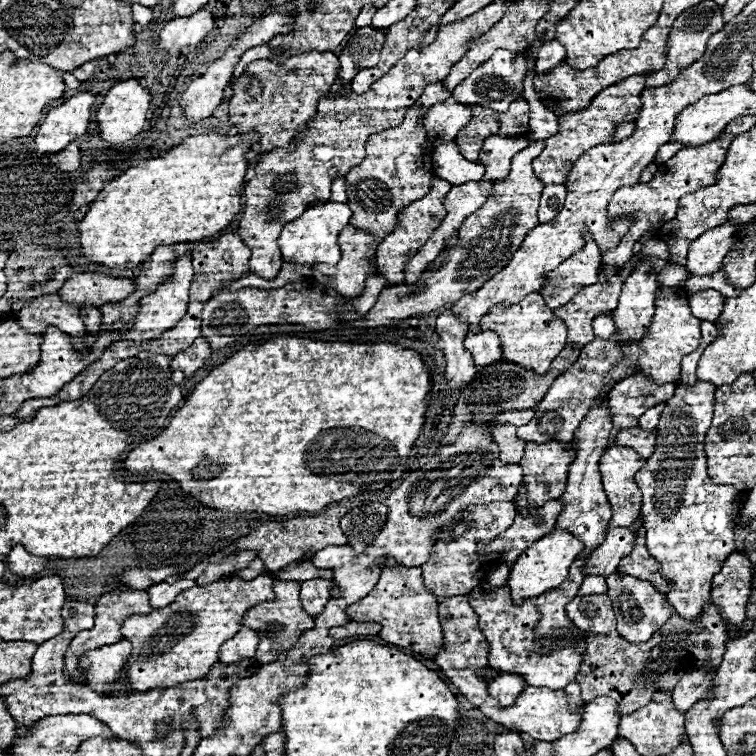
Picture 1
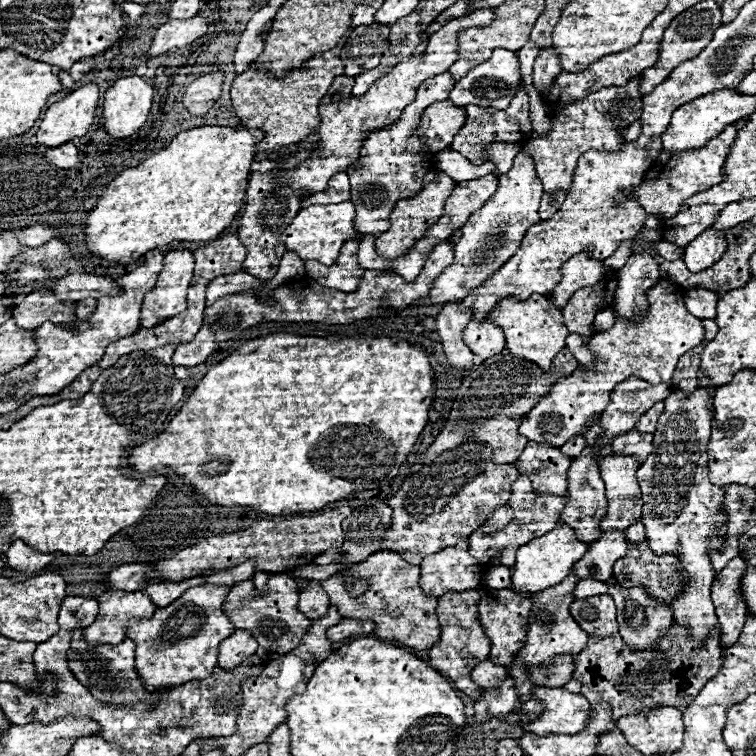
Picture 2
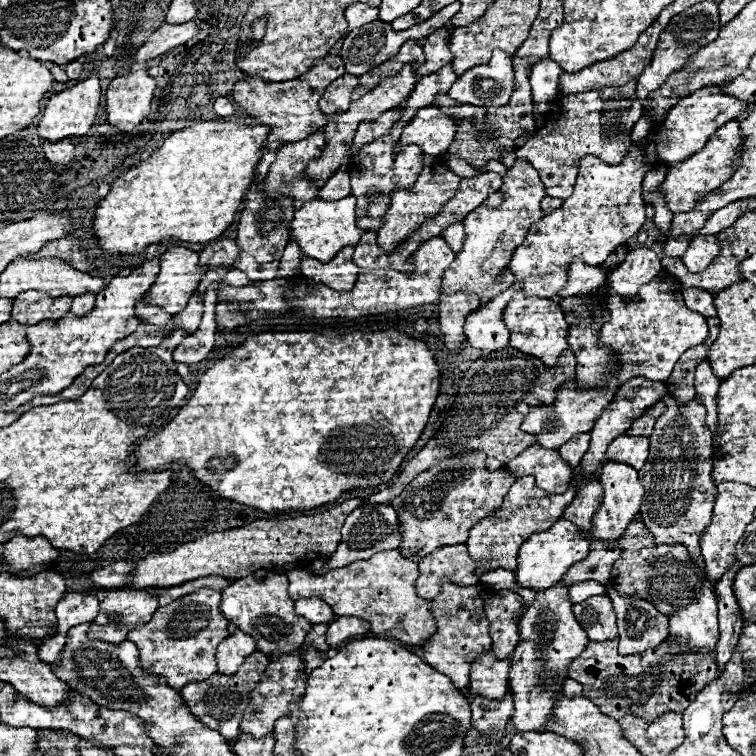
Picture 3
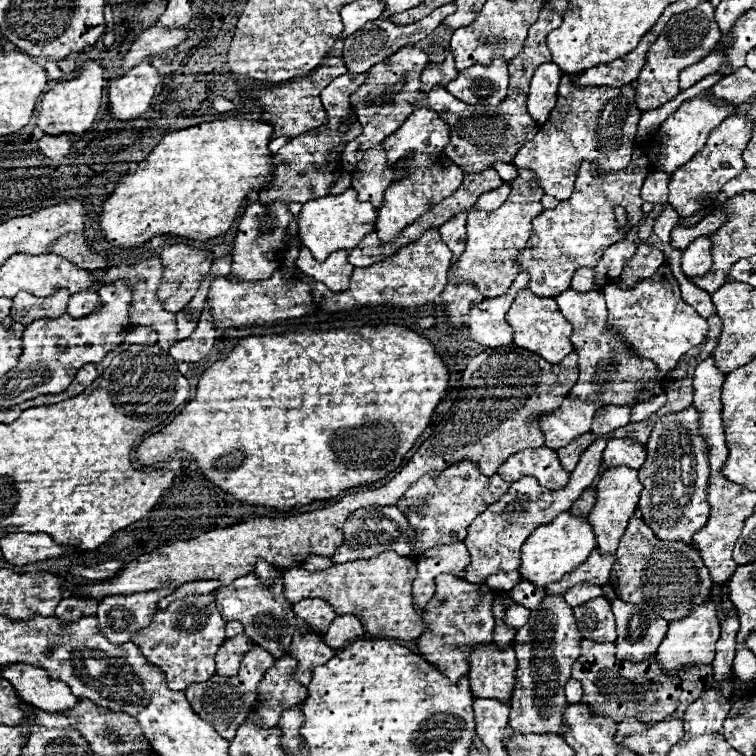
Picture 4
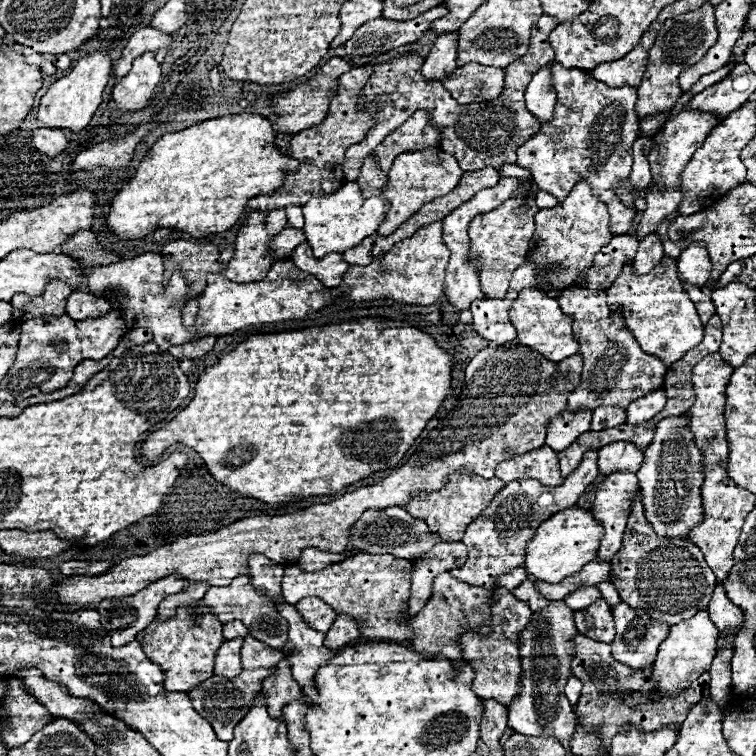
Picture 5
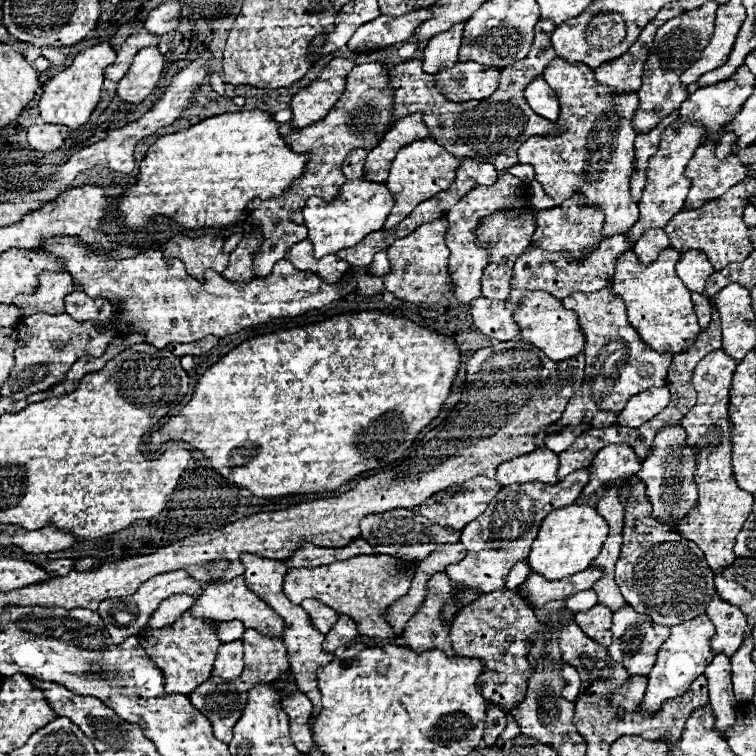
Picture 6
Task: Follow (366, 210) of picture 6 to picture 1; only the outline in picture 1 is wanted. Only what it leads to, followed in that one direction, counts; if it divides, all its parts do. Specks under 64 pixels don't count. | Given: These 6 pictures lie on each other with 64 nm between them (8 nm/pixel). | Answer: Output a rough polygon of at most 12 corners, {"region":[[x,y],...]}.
{"region":[[348,204],[310,206],[278,238],[284,262],[336,264]]}

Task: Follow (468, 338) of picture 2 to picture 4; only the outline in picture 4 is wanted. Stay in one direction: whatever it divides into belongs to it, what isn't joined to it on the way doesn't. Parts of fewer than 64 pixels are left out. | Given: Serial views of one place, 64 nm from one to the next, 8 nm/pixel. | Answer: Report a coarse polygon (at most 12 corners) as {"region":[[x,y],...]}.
{"region":[[528,274],[506,294],[472,306],[468,332],[484,348],[512,342],[506,312]]}

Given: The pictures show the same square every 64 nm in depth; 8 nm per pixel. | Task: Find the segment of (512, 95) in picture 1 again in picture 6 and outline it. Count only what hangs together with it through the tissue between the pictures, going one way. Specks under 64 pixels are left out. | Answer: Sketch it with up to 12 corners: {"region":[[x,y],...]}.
{"region":[[458,62],[436,74],[452,102],[496,92],[500,68]]}

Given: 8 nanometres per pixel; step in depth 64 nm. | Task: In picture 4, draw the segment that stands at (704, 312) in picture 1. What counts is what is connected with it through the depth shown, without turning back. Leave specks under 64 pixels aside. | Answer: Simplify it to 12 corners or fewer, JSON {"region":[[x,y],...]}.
{"region":[[678,276],[682,298],[696,308],[702,318],[716,314],[712,298],[686,276]]}

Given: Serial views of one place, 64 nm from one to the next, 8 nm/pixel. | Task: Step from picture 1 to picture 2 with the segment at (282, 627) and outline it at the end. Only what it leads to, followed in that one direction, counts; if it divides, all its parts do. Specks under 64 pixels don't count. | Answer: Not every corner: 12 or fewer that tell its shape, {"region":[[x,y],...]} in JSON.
{"region":[[272,574],[268,594],[248,600],[236,584],[224,610],[258,640],[268,664],[292,652],[312,626],[298,610],[298,586]]}

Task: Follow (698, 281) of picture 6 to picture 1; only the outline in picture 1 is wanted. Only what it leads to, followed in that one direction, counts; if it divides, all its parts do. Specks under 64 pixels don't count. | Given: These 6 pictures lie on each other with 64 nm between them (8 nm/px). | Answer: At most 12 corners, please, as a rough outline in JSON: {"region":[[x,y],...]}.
{"region":[[724,222],[688,250],[688,272],[708,276],[720,270],[732,234],[744,226]]}

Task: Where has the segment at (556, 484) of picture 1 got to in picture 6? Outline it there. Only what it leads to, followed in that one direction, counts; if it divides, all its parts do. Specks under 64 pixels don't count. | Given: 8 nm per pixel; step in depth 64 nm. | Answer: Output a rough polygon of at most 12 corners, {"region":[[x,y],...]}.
{"region":[[542,446],[502,462],[496,480],[556,484],[558,454]]}

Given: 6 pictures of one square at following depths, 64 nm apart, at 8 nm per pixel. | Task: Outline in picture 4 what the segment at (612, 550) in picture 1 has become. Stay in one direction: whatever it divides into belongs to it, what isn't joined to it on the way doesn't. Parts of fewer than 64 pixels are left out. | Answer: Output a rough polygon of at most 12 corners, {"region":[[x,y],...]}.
{"region":[[598,548],[584,564],[560,582],[546,586],[546,594],[566,594],[568,588],[590,582],[608,584],[616,556]]}

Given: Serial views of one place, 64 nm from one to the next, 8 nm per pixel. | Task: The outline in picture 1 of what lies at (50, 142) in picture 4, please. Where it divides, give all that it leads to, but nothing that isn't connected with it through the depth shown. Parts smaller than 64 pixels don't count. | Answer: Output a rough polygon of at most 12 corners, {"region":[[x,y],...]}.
{"region":[[72,142],[66,150],[52,154],[52,164],[64,172],[80,166],[80,148]]}

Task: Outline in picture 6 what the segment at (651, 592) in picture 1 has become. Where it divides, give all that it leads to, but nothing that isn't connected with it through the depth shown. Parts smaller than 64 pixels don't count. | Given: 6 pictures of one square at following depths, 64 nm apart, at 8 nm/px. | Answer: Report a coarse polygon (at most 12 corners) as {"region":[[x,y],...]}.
{"region":[[630,606],[614,612],[608,654],[646,676],[670,628]]}

